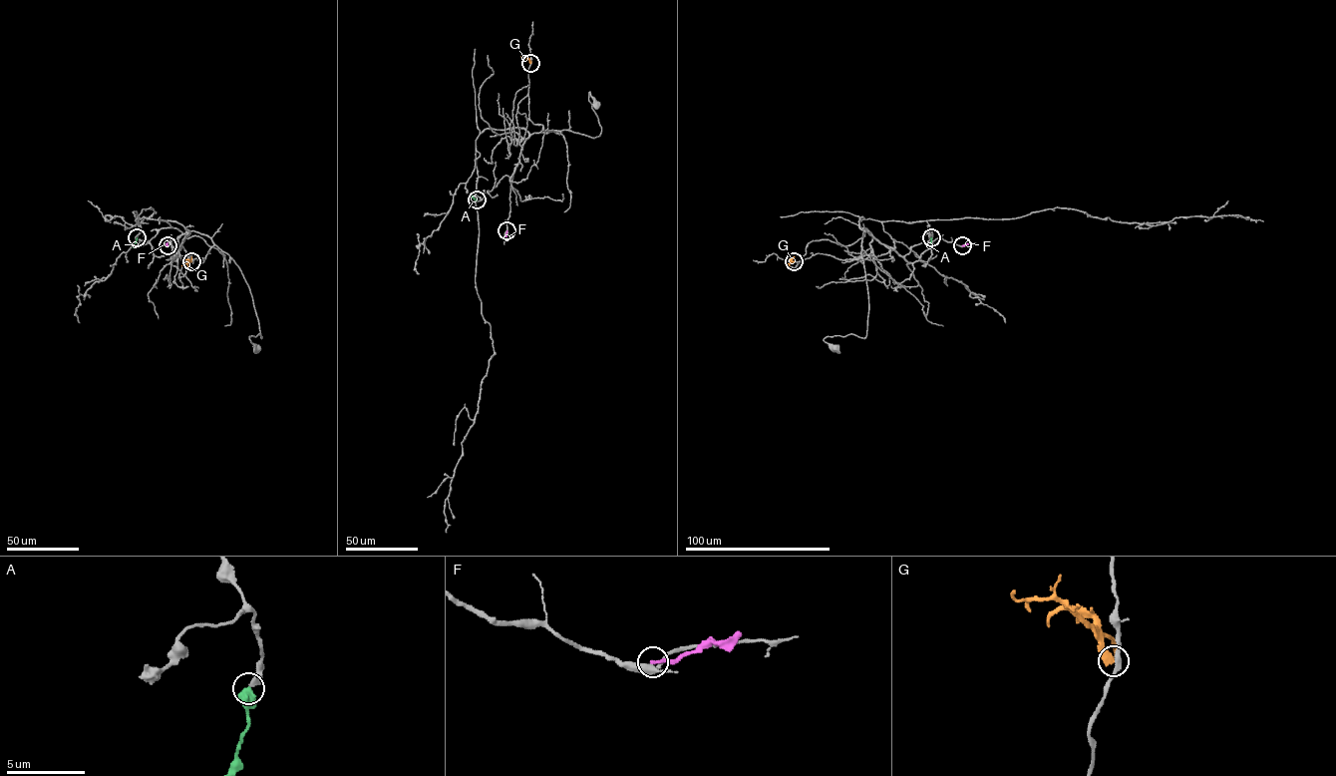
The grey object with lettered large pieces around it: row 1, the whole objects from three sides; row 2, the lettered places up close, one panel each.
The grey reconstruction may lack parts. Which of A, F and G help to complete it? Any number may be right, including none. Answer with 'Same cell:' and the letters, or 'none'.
Same cell: A

